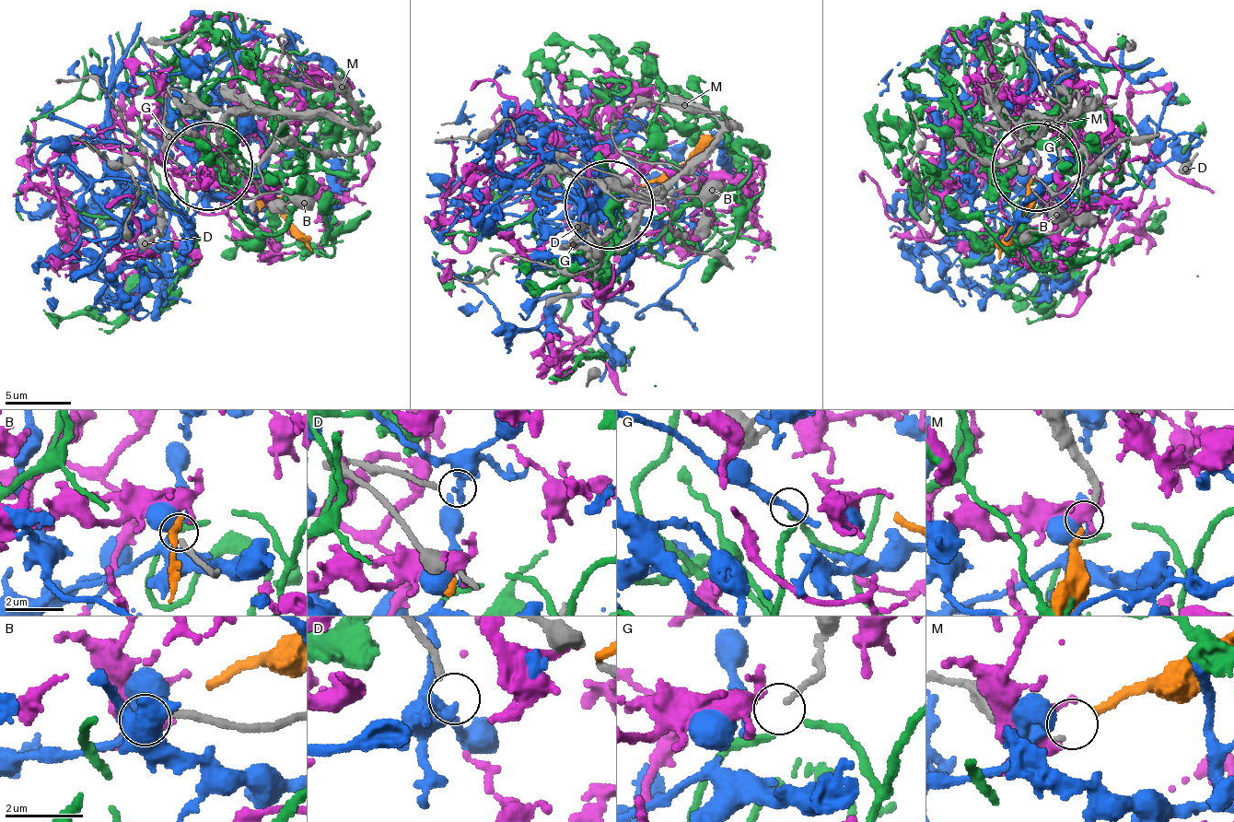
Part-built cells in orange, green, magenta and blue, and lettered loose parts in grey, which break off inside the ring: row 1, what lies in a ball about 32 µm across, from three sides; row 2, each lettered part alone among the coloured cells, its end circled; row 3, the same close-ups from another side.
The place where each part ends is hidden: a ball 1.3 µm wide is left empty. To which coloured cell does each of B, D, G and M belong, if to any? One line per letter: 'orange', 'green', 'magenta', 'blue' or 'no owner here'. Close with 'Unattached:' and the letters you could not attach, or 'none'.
B: blue
D: no owner here
G: green
M: orange
Unattached: D

